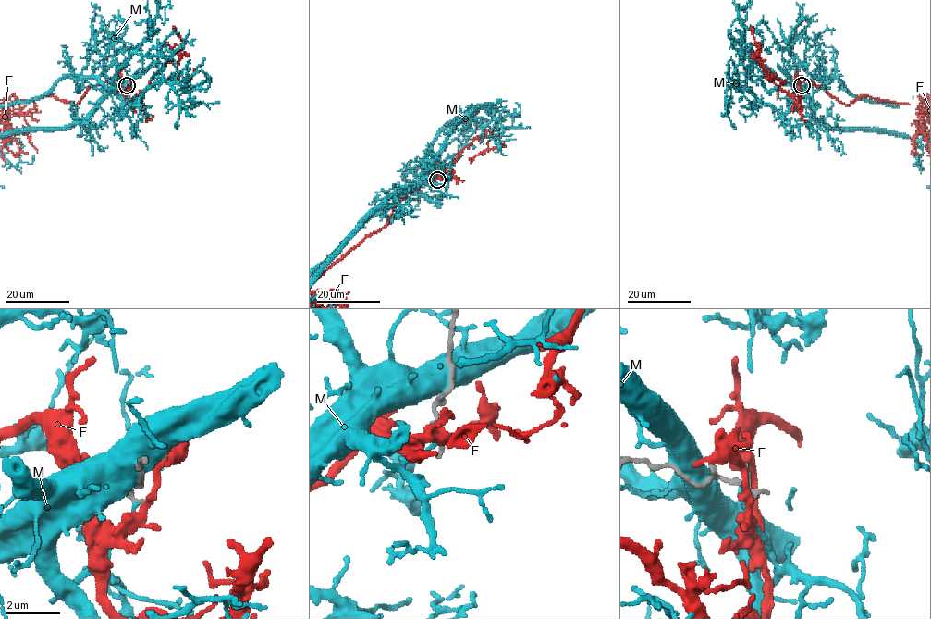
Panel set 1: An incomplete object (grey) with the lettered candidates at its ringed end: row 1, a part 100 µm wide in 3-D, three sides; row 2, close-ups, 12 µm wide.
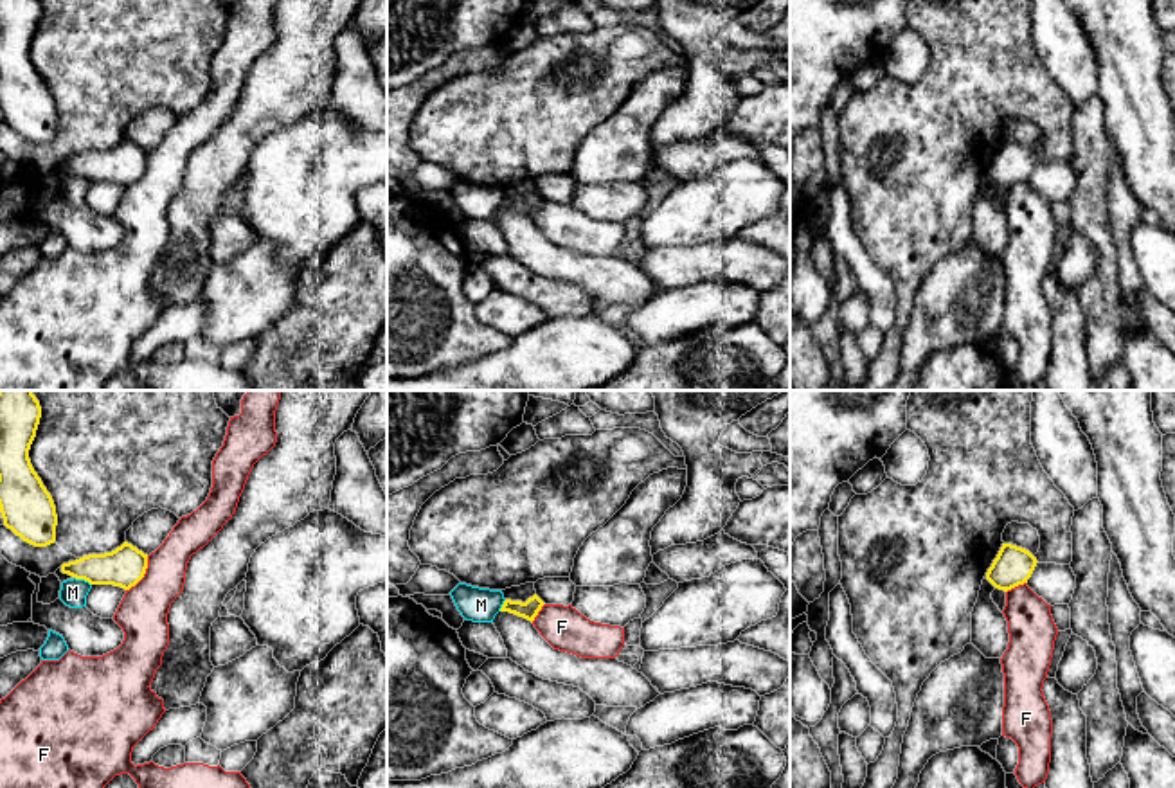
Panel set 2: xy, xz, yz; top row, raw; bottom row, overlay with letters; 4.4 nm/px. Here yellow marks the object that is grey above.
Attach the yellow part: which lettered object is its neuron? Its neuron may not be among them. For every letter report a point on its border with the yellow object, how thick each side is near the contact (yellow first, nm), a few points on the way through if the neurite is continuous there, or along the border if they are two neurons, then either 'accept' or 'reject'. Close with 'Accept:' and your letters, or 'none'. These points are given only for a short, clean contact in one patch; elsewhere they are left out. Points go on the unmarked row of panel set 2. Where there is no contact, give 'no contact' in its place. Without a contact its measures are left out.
F: meets yellow in xy at (144, 170); 180 nm thick on the yellow side, 220 nm on the other; border along xy (148, 153), (144, 171), (126, 188); reject
M: meets yellow in xy at (83, 175); 180 nm thick on the yellow side, 120 nm on the other; border along xy (74, 173), (90, 182); reject
Accept: none

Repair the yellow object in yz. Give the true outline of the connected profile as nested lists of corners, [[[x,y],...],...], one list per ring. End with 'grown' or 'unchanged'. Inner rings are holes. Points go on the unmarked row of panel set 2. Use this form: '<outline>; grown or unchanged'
[[[1002,140],[997,155],[986,169],[986,176],[995,185],[1008,189],[1027,180],[1036,160],[1036,155],[1029,148],[1011,140]]]; unchanged

